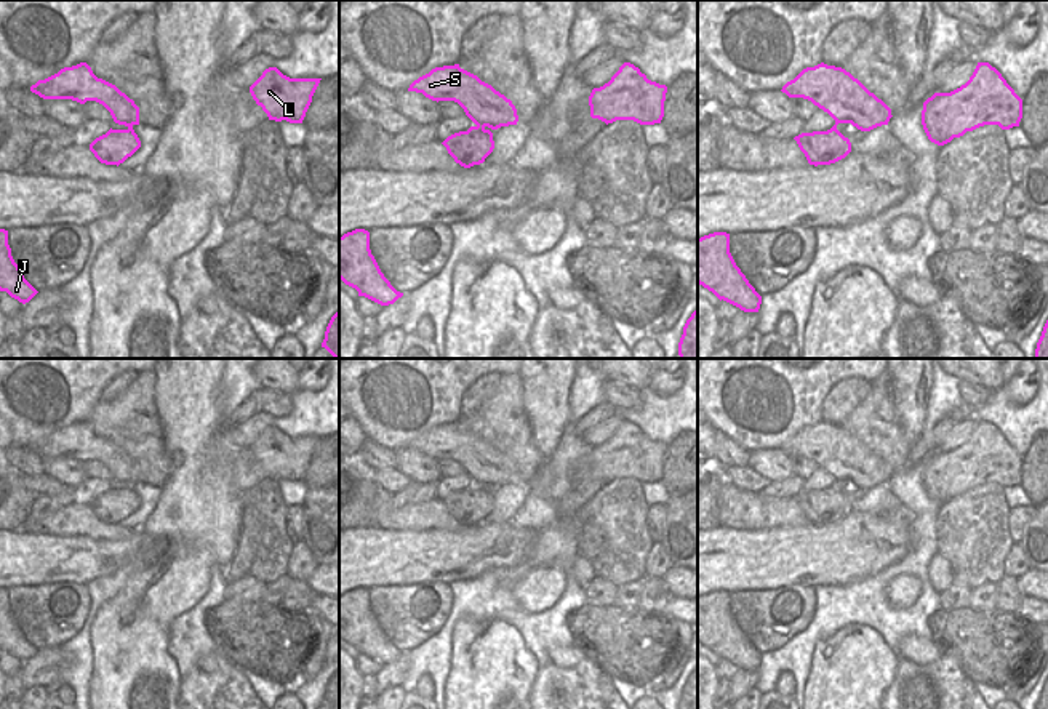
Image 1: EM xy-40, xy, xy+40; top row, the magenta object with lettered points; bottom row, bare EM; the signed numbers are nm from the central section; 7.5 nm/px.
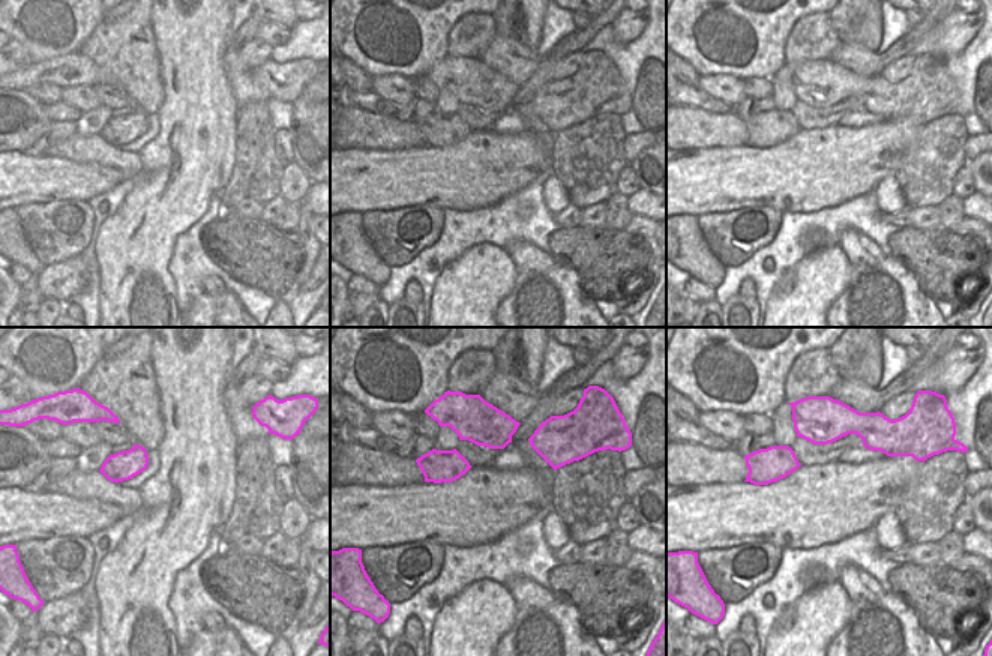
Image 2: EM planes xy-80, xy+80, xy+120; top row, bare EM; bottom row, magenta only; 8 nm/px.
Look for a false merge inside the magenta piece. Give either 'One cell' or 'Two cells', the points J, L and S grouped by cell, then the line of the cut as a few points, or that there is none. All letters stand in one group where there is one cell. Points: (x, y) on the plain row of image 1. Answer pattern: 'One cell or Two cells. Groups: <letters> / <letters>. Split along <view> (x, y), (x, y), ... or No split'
Two cells. Groups: J / L S. Split along xy (477, 484), (484, 487).

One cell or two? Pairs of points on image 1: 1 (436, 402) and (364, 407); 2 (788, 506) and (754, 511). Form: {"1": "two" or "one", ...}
{"1": "one", "2": "one"}

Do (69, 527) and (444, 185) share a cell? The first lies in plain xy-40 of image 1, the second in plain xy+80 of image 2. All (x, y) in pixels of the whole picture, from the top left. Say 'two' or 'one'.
two

